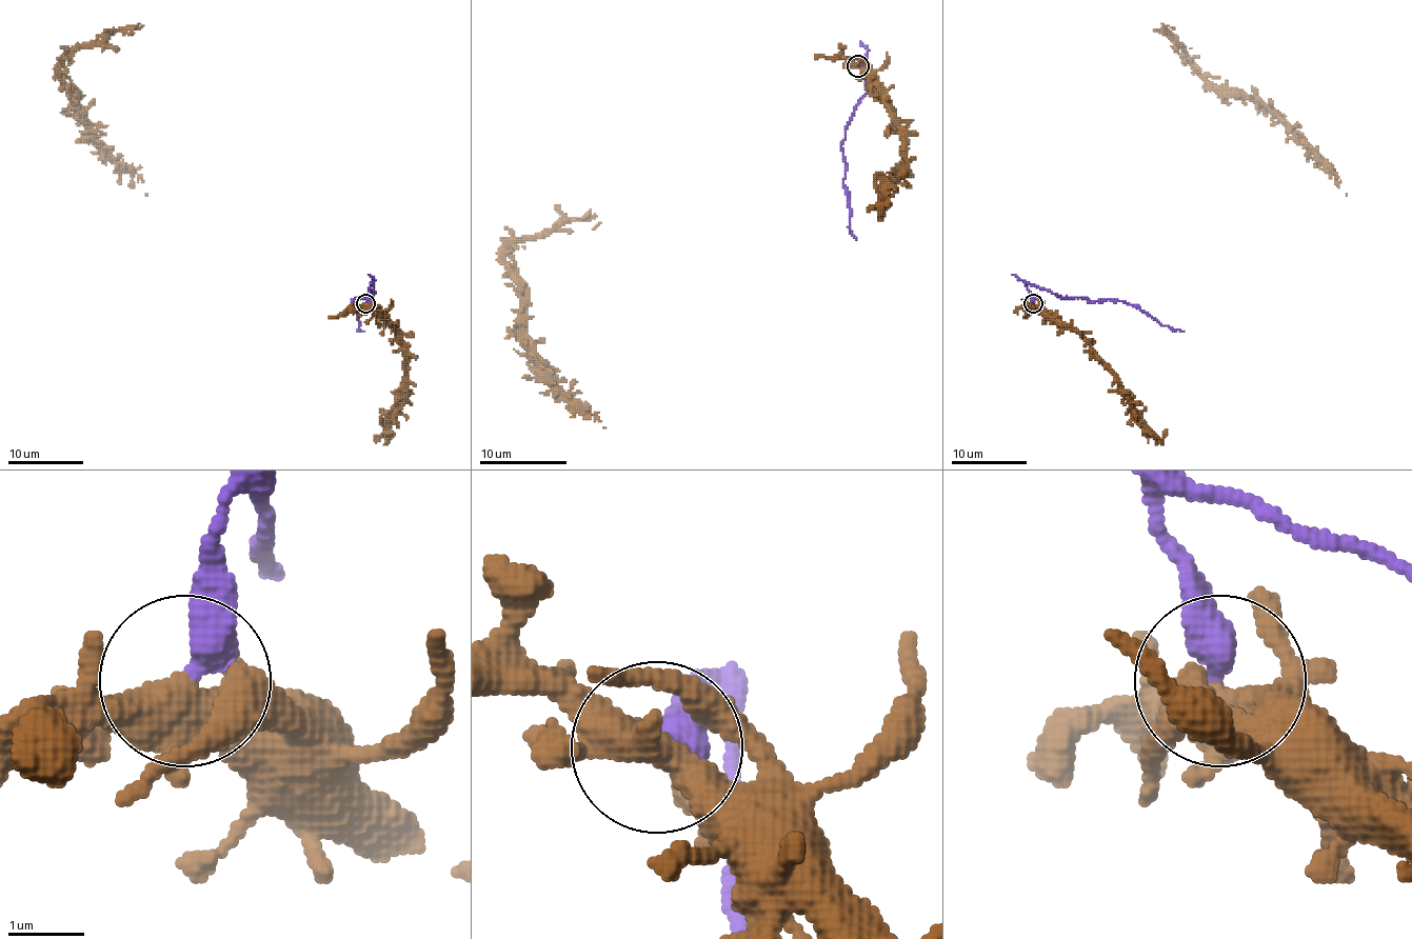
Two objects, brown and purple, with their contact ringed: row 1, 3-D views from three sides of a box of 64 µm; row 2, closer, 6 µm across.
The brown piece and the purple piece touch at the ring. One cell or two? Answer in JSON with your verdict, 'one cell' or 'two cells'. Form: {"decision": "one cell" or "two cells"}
{"decision": "two cells"}

